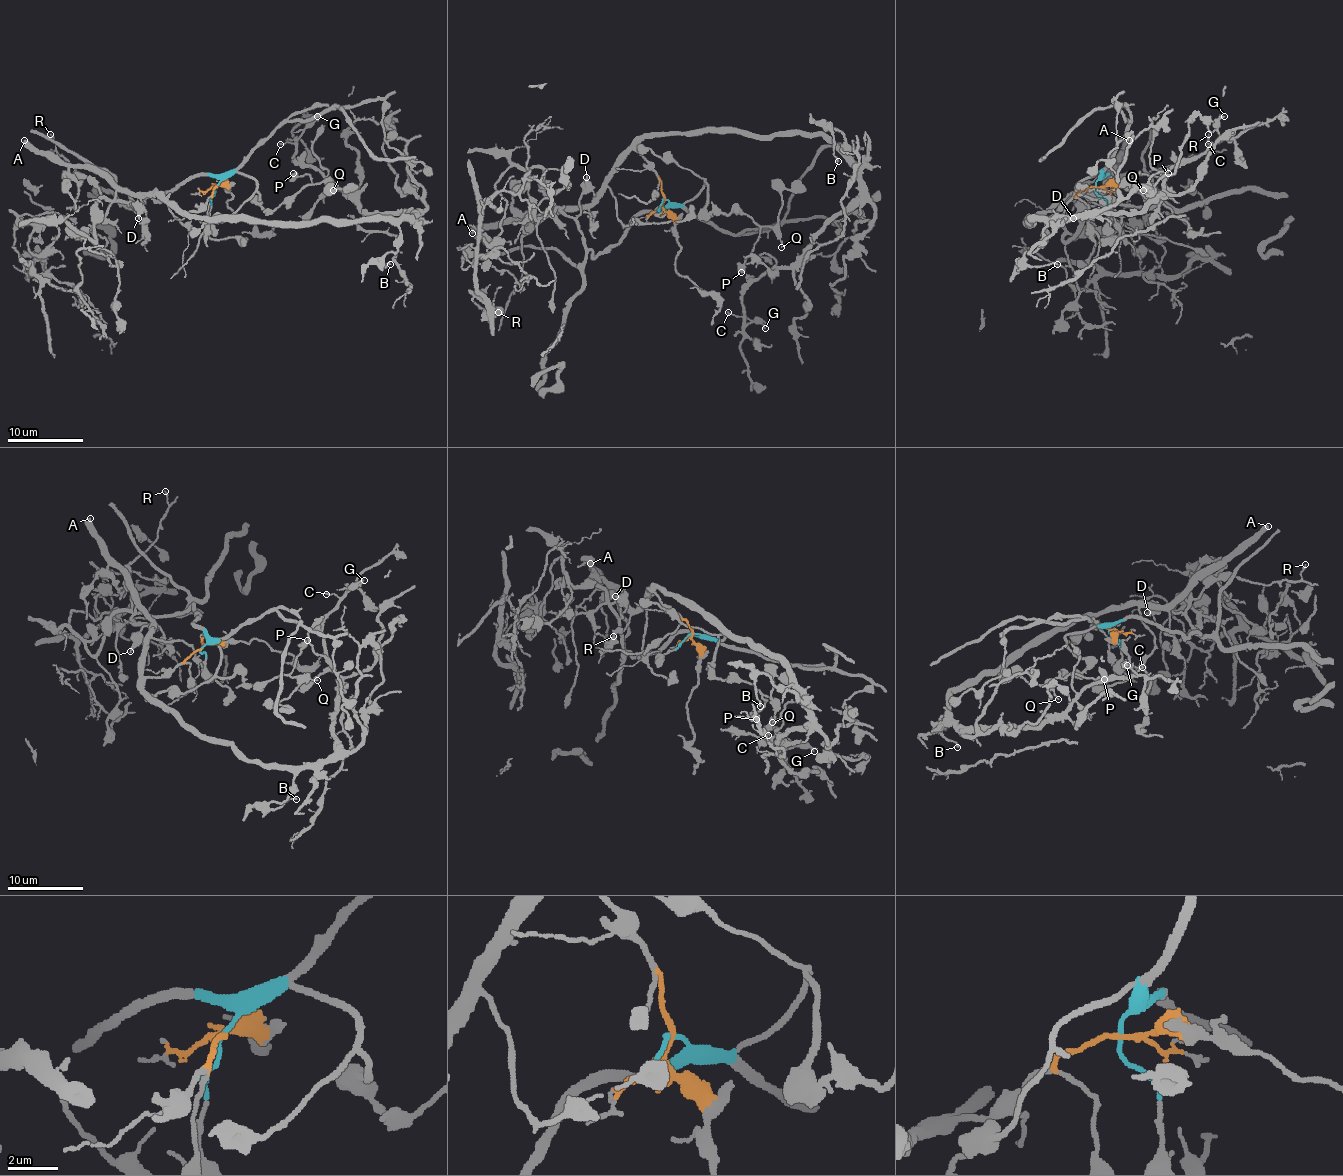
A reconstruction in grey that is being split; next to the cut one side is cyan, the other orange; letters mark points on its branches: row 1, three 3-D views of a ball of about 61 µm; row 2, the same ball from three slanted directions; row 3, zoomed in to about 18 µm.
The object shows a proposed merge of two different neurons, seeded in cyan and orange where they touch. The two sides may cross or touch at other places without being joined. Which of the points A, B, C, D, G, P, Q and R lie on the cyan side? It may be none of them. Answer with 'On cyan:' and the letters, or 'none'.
On cyan: D, P, Q, R

